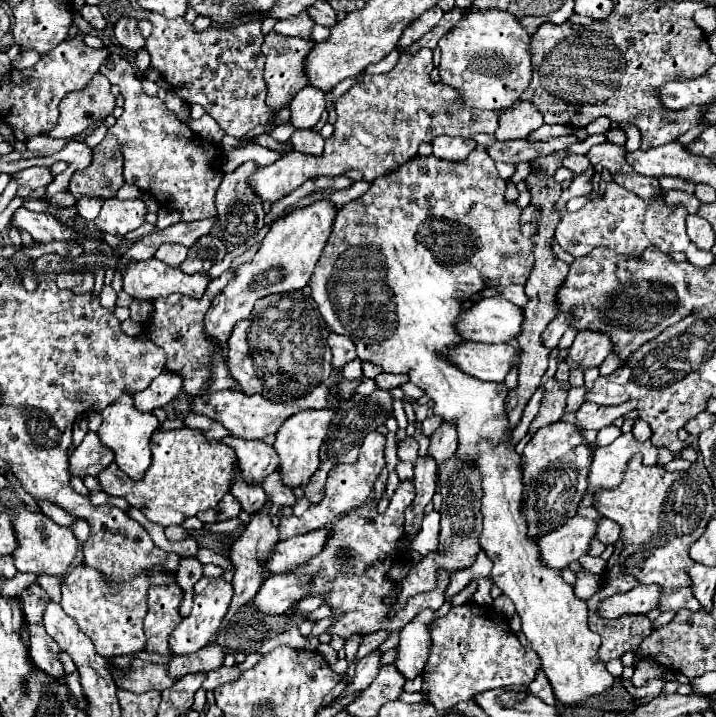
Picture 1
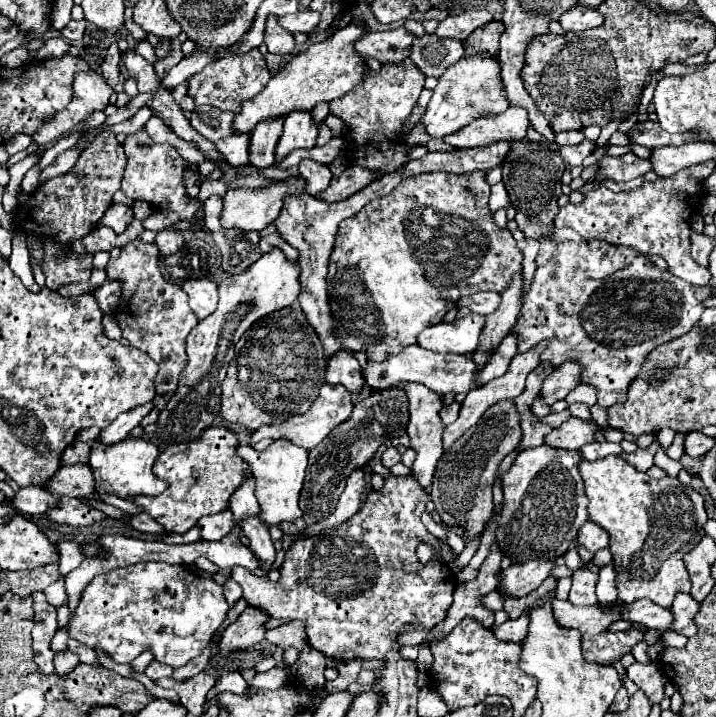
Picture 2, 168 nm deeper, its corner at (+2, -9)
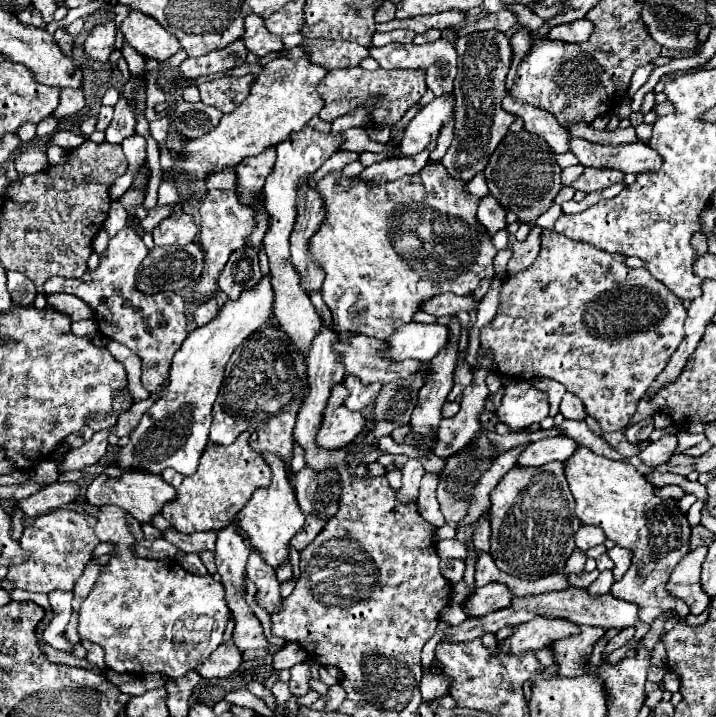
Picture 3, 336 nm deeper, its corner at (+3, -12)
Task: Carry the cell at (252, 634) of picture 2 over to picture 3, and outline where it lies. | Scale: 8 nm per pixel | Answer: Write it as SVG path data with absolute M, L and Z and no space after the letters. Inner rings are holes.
M230 642L220 644L212 656L208 660L204 660L204 664L200 664L200 668L196 668L196 672L202 678L226 678L230 676L238 666L242 664L240 658L240 650Z

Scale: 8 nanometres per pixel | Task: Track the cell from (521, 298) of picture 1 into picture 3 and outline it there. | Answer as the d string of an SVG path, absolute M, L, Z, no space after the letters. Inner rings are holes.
M452 292L432 296L432 300L424 302L424 312L432 316L452 316L458 312L470 312L476 306L476 300L472 296L456 296Z

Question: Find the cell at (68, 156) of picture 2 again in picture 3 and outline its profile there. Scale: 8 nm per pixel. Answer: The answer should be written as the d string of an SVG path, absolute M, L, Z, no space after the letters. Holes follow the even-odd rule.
M50 144L46 154L48 154L48 164L50 164L50 166L56 166L56 164L64 164L64 162L66 162L66 156L68 156L68 152L66 152L64 148L56 146L56 144Z

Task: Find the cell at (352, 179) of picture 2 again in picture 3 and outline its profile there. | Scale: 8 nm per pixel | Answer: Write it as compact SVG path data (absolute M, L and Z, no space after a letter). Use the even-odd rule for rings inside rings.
M424 150L424 152L416 154L414 158L392 158L392 160L376 162L376 164L368 166L360 174L360 178L366 180L366 182L374 182L374 184L384 184L384 182L390 182L390 180L398 180L406 174L420 172L428 164L428 156L430 156L430 152Z

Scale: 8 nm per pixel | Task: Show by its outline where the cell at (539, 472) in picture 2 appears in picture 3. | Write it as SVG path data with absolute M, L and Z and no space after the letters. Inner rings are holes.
M550 462L540 468L514 466L490 494L490 554L498 570L522 580L538 580L562 572L574 546L580 520L574 512L564 464Z

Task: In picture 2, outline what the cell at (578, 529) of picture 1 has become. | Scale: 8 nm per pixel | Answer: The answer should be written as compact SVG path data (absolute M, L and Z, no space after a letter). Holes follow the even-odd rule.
M533 559L525 563L513 563L507 569L501 569L501 585L499 589L505 591L511 597L525 597L533 589L537 589L557 567L555 561L545 559Z

